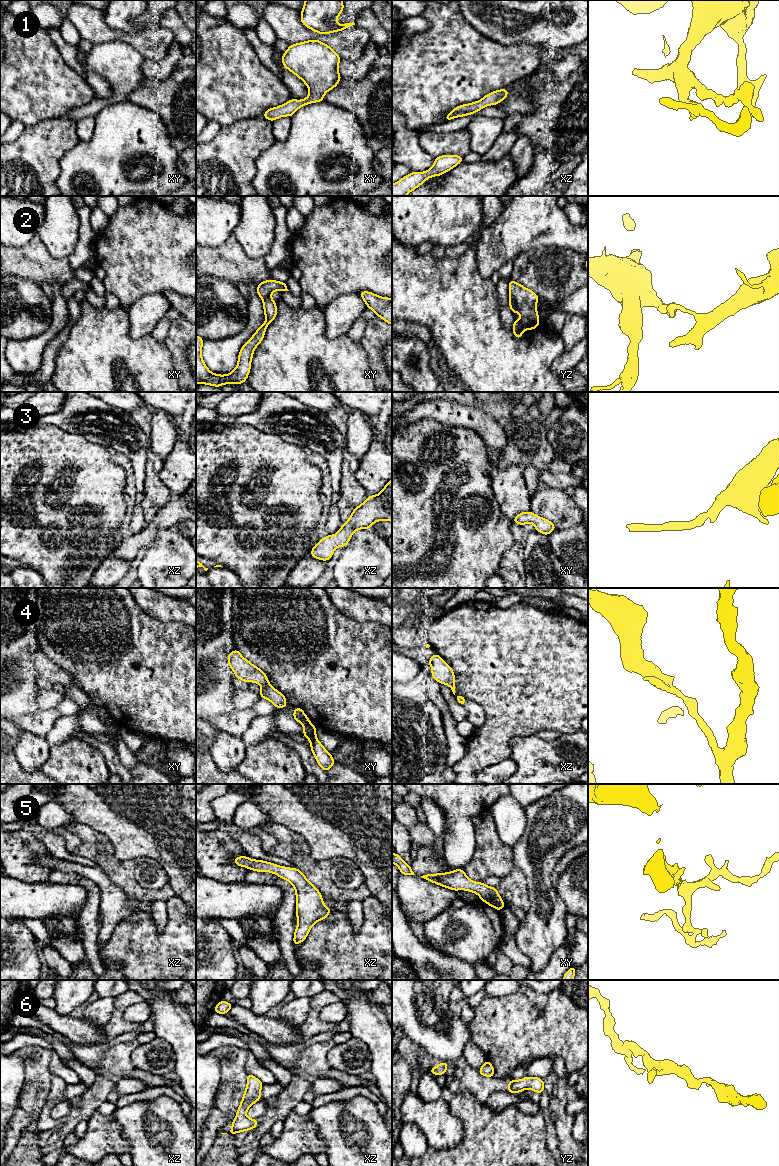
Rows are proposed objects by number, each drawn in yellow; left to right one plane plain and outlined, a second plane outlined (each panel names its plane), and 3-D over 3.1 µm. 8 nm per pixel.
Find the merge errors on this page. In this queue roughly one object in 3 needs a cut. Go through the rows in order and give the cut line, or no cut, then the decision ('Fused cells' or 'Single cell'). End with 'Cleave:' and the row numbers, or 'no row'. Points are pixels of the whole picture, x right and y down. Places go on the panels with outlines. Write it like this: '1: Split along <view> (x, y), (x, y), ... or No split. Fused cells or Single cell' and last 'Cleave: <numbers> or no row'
1: No split. Single cell
2: Split along yz (510, 295), (519, 310). Fused cells
3: No split. Single cell
4: Split along xy (268, 684), (261, 686). Fused cells
5: No split. Single cell
6: No split. Single cell
Cleave: 2, 4

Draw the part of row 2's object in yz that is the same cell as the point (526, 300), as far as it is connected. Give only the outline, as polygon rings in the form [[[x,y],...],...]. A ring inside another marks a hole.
[[[514,280],[509,281],[509,294],[515,300],[521,317],[523,330],[534,330],[538,327],[540,319],[536,309],[539,297]]]

